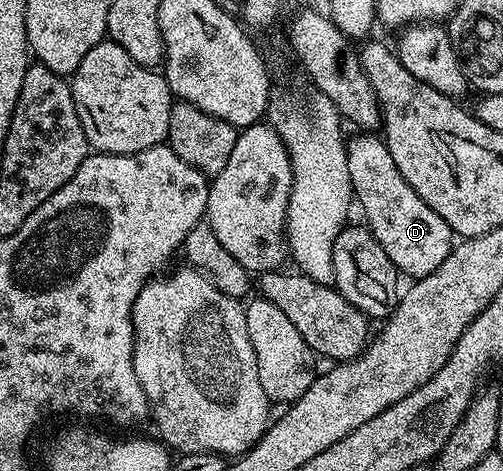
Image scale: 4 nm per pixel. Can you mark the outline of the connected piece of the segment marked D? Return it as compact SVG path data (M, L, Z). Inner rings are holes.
M357 132L354 135L347 142L347 172L351 172L353 196L356 205L361 205L365 213L364 221L370 232L404 277L406 274L409 280L416 280L435 272L455 245L453 230L447 220L403 180L399 168L395 168L395 160L391 160L391 152L376 133Z

